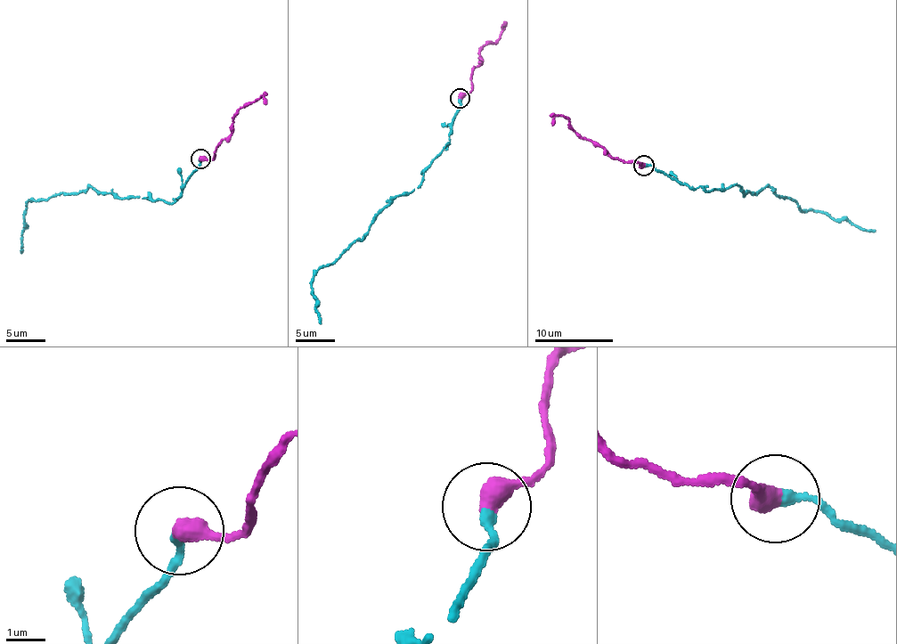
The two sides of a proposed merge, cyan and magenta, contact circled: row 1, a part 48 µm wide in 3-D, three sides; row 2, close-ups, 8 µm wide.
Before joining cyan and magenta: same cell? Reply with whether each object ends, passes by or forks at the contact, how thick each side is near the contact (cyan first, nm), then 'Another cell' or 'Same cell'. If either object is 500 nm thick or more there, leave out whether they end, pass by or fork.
At the ring cyan ends. At the ring magenta ends. Thickness 240 nm (cyan) against 480 nm. Same cell

